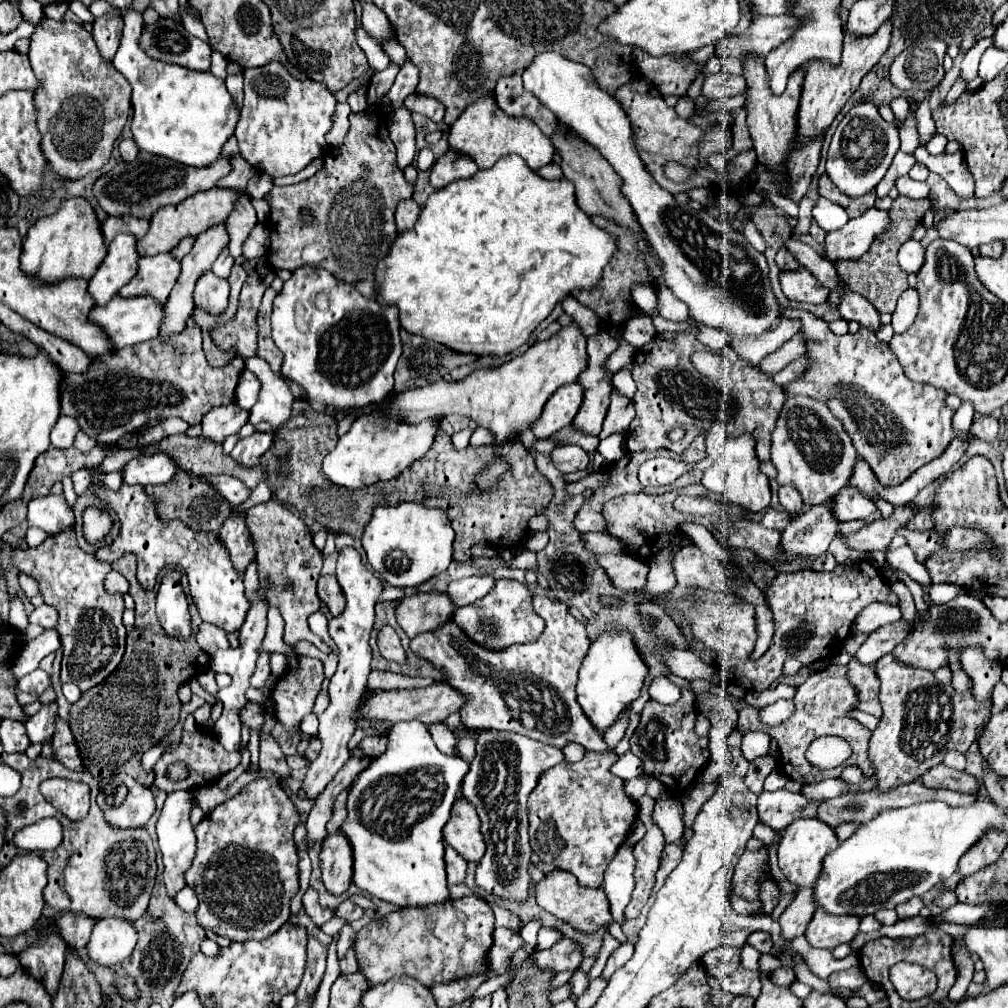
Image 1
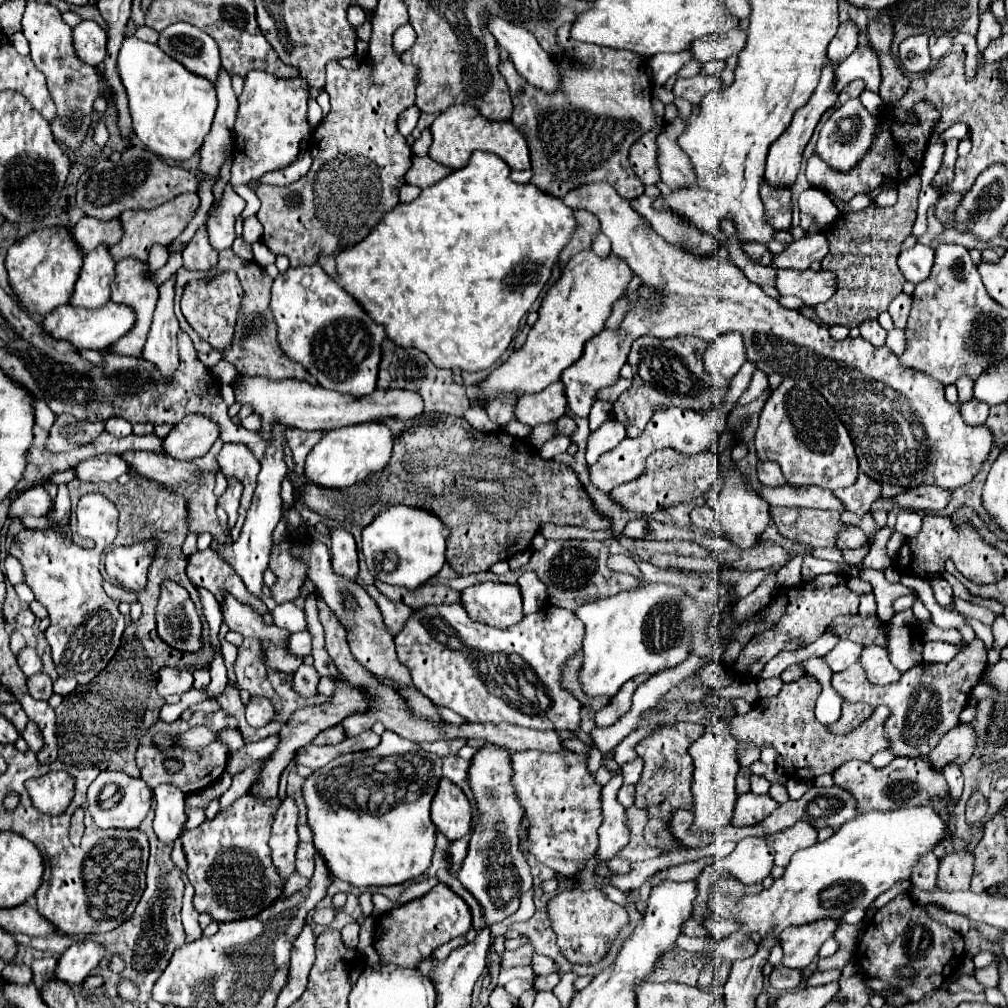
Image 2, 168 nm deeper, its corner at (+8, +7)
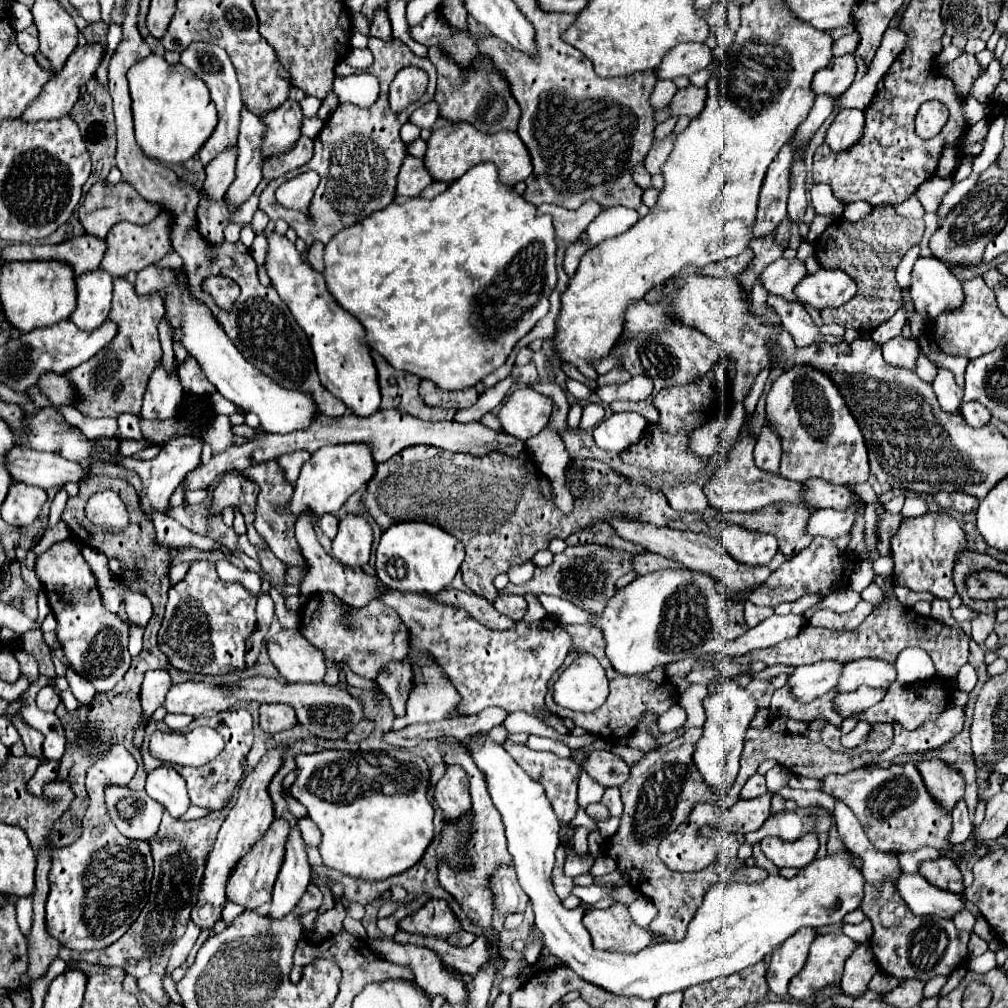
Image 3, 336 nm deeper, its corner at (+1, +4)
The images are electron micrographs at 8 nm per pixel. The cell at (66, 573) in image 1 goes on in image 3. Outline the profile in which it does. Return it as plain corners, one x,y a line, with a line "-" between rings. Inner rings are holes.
57,542
37,558
37,576
47,590
51,610
57,618
57,636
71,668
85,676
99,692
109,692
129,670
131,656
127,650
129,626
103,608
101,594
89,564
75,544

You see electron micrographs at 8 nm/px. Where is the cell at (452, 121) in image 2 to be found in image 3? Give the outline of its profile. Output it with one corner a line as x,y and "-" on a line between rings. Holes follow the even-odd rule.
457,122
457,124
449,124
449,126
433,130
431,138
427,140
427,152
423,156
423,164
427,172
433,176
433,180
451,184
457,178
461,178
469,168
477,166
479,162
493,162
499,170
501,182
507,186
515,186
517,182
525,180
533,172
531,156
515,132
481,134
475,128
471,128
471,124

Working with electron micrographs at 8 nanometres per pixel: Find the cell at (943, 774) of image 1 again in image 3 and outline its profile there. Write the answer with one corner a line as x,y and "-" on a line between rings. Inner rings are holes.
915,764
903,766
863,766
847,774
821,778
823,792
847,804
861,822
869,842
881,852
911,852
923,846
937,850
947,846
951,816
929,796

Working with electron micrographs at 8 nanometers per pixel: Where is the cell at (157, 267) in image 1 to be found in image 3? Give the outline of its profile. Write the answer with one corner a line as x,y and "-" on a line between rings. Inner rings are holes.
117,278
113,282
113,302
109,320
117,324
117,336
101,352
97,352
97,356
69,372
73,388
81,392
81,404
77,404
77,410
81,414
91,418
117,418
123,412
137,414
141,410
141,400
149,376
161,360
159,320
163,318
163,312
165,308
159,292
137,296
133,284
129,284
125,278
-
119,386
121,390
115,392

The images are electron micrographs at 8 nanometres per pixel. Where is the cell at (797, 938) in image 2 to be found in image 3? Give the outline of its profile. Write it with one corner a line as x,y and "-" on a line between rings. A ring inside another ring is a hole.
803,928
773,952
771,966
767,968
765,974
767,986
773,994
781,998
787,996
789,980
805,966
805,960
809,956
809,946
813,940
815,940
813,928

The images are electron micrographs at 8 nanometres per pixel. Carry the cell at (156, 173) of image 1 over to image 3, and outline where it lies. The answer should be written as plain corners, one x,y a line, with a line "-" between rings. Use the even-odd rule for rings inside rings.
99,180
89,188
89,192
79,208
79,220
87,234
105,238
107,232
119,222
133,222
133,224
141,224
141,226
149,224
159,214
157,208
159,208
157,204
149,204
147,200
143,200
139,196
139,192
133,190
127,182
119,182
117,186
105,186
105,180

